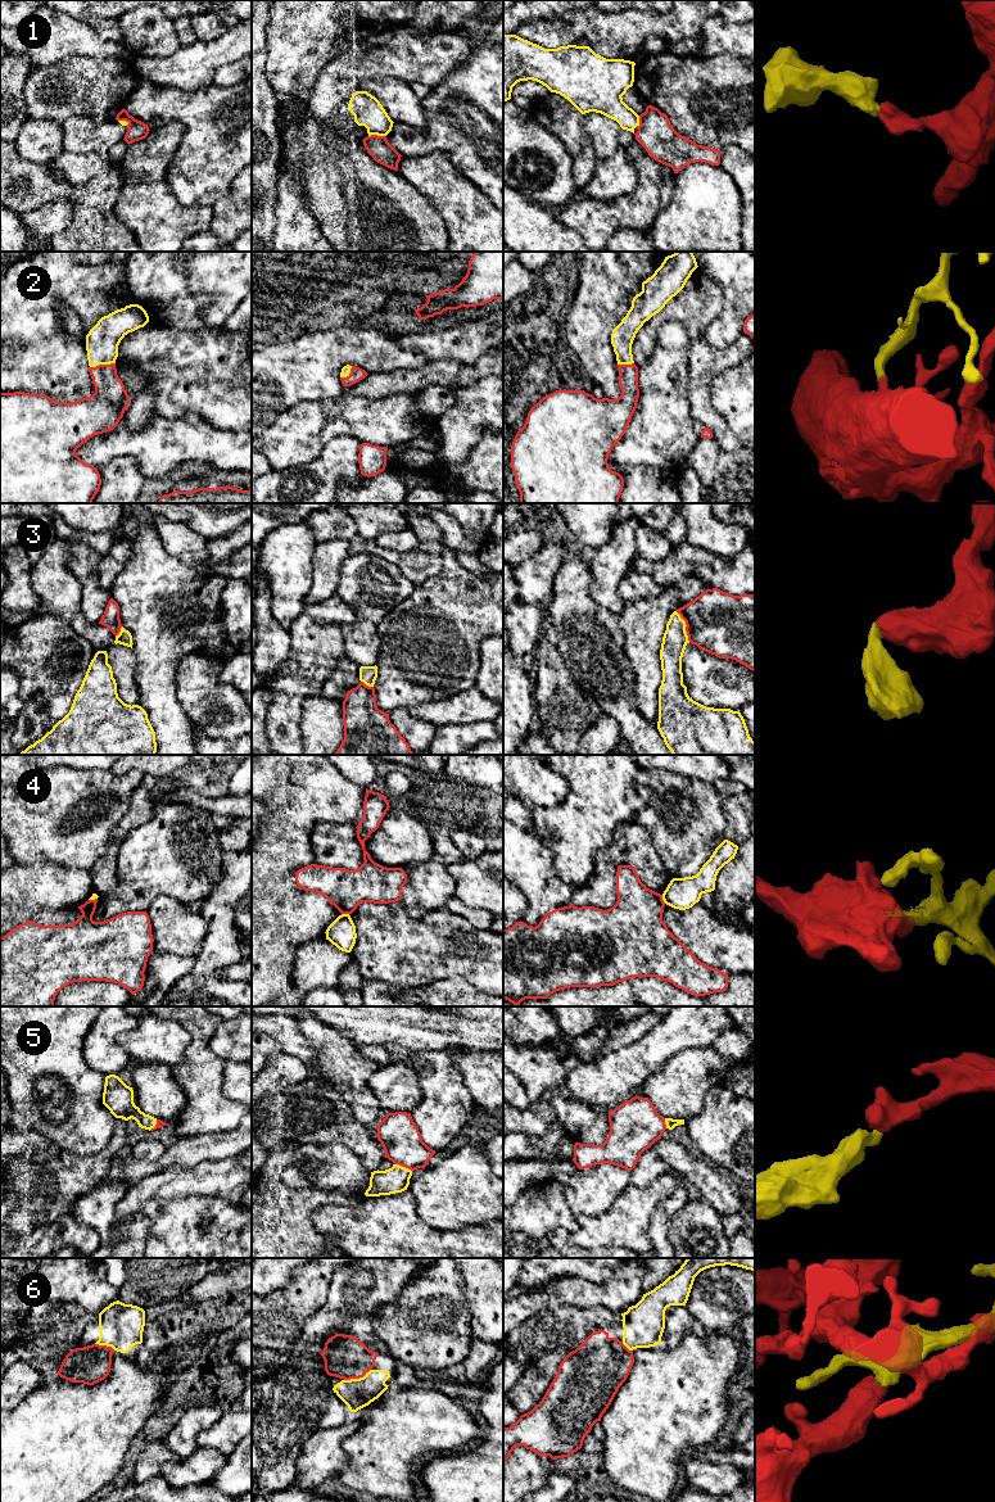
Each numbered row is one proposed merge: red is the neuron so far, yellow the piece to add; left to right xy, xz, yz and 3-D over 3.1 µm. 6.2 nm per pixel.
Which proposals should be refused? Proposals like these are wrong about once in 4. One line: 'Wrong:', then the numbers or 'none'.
Wrong: 1, 4

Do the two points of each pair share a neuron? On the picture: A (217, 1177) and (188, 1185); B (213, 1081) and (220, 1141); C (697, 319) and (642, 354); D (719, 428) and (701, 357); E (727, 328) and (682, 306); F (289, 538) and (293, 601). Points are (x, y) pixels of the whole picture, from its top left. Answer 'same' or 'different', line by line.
A: same
B: different
C: same
D: same
E: different
F: same

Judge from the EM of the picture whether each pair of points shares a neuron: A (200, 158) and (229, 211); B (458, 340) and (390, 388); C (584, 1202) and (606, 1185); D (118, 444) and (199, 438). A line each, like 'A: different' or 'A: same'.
A: different
B: different
C: same
D: same

